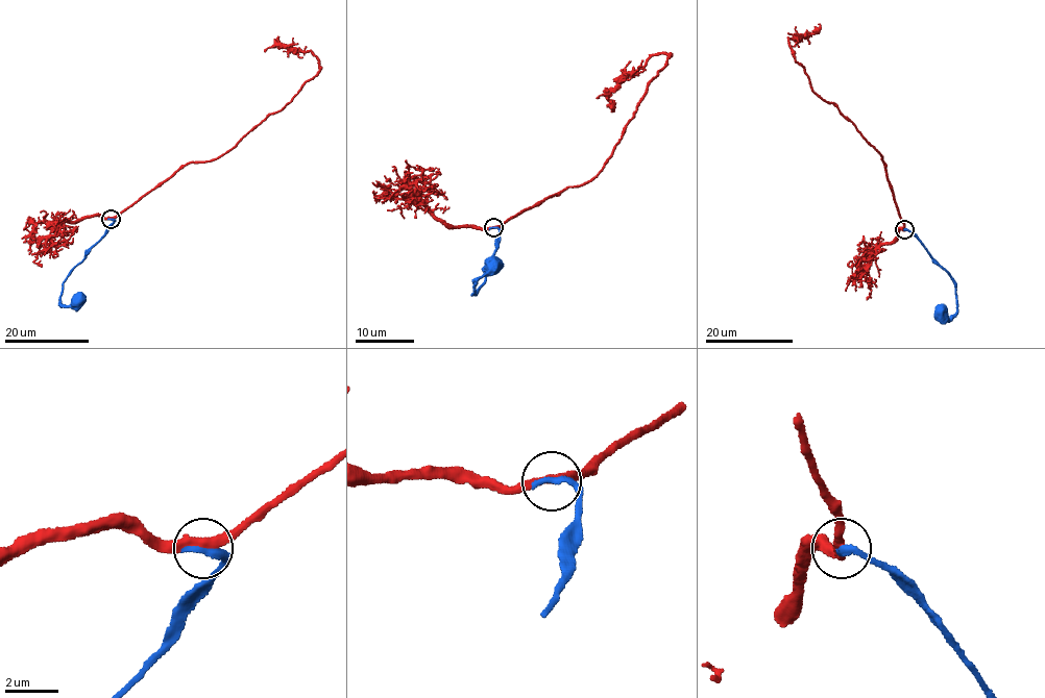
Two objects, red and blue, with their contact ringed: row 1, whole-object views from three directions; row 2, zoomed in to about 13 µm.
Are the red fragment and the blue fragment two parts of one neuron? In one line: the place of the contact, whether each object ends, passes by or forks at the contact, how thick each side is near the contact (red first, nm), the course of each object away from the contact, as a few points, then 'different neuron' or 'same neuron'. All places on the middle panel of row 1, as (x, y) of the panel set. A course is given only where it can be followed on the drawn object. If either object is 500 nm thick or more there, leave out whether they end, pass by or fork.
at (493, 227); red passes by; blue ends there; 300 nm thick on the red side, 280 nm on the other; red runs (492, 227), (588, 182), (670, 55), (654, 54), (625, 79), (611, 93), (613, 108); blue runs (492, 227), (500, 230), (501, 241), (486, 265), (484, 282), (472, 295), (486, 273), (485, 267), (490, 266); same neuron

